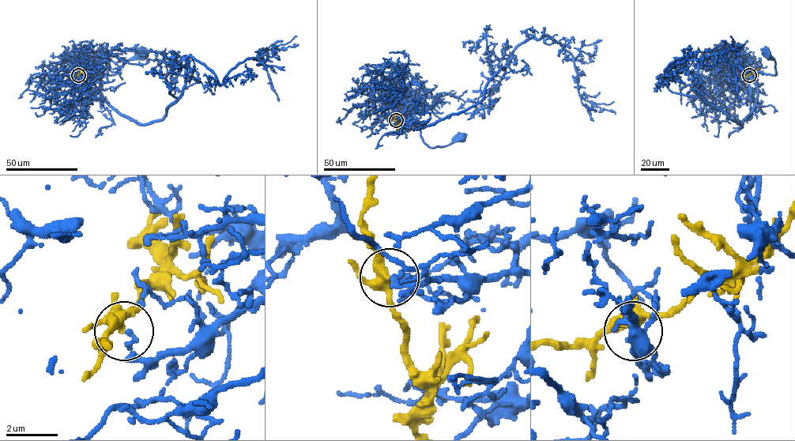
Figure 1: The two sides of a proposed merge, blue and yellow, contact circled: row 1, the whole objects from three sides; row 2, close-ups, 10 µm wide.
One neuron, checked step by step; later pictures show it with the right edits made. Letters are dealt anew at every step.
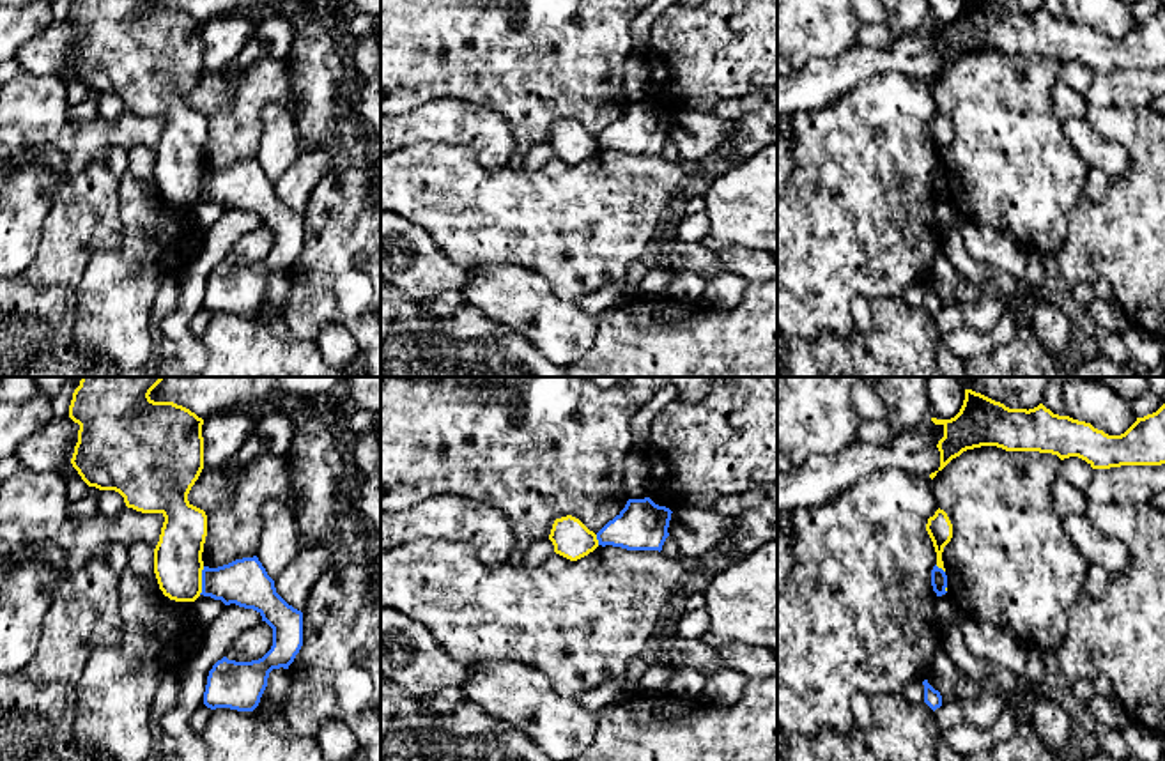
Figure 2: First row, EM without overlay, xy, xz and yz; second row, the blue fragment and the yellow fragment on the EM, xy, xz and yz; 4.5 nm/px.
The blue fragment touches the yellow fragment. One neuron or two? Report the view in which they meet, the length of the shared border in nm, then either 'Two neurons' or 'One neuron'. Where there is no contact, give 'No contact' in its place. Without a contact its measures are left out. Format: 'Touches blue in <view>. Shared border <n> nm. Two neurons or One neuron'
Touches blue in xy. Shared border 130 nm. Two neurons

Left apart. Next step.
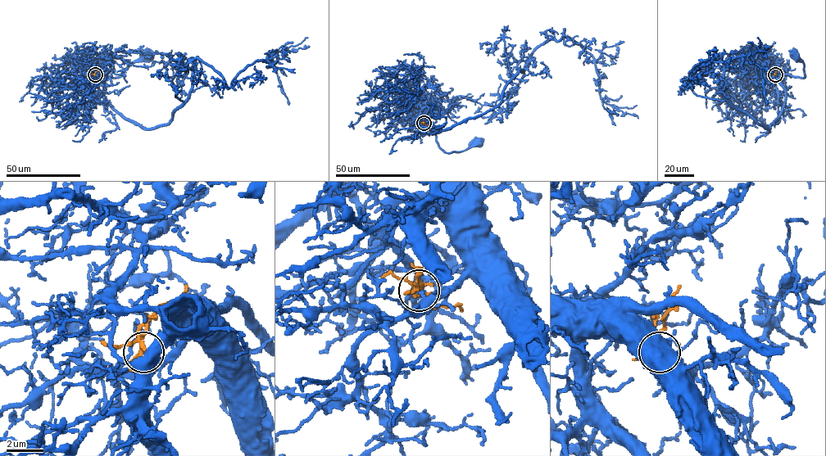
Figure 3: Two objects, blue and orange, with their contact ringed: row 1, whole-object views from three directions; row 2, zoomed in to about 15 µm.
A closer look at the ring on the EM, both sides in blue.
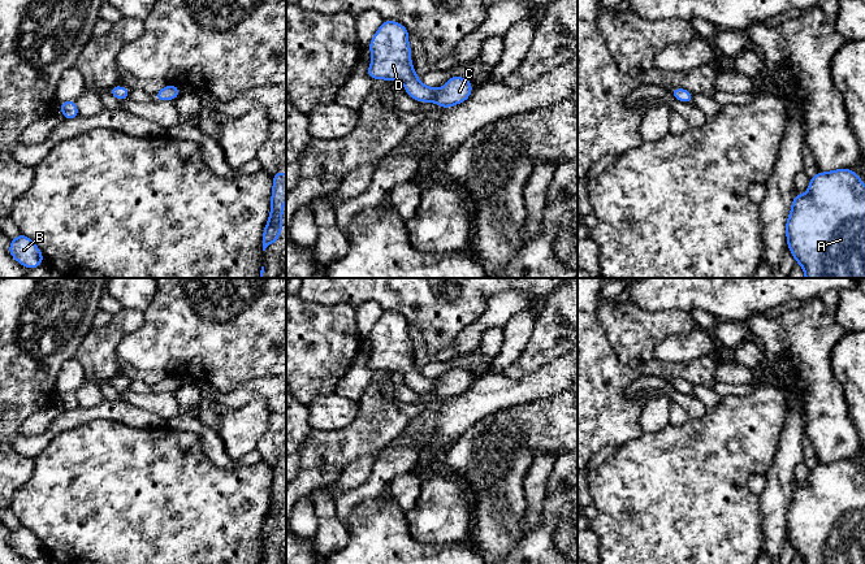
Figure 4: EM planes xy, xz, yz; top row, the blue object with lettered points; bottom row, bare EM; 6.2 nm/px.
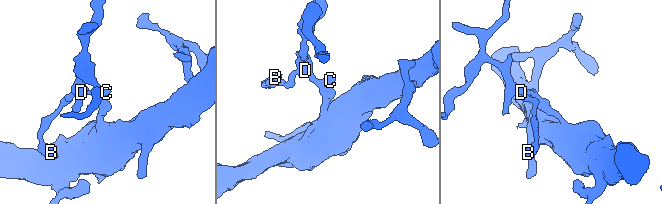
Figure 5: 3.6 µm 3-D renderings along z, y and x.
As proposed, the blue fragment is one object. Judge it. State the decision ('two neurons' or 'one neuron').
one neuron

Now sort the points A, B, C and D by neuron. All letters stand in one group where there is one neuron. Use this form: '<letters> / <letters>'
A B C D

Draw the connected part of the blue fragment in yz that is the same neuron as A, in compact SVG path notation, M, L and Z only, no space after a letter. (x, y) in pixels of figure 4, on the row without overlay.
M838 460L832 463L819 463L809 470L806 486L795 485L791 503L786 515L787 537L796 554L804 559L805 564L865 564L865 476L851 460Z

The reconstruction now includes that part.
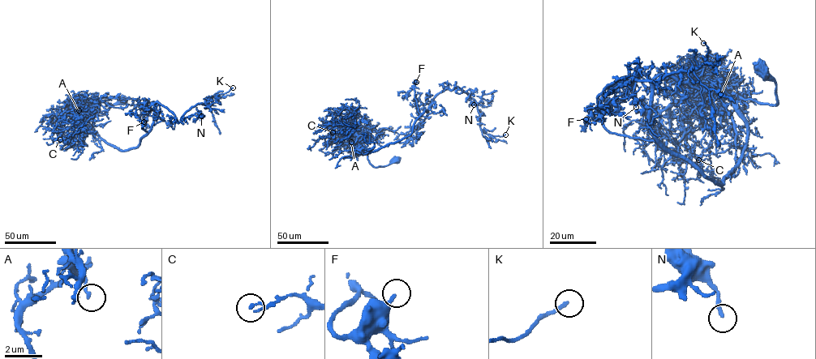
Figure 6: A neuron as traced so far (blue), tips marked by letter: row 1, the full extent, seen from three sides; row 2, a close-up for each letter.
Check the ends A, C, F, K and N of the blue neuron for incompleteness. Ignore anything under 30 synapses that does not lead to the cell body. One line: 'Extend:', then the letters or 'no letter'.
Extend: A, K

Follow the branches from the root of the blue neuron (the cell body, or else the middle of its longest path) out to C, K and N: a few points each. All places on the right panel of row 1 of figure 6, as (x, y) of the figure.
C: (758, 71), (775, 82), (776, 104), (734, 93), (690, 96), (684, 101), (689, 159), (698, 160)
K: (758, 71), (778, 103), (734, 102), (722, 184), (655, 137), (644, 74), (600, 117), (703, 43)
N: (758, 71), (778, 103), (734, 102), (747, 143), (722, 184), (655, 137), (644, 74), (600, 117), (636, 107)

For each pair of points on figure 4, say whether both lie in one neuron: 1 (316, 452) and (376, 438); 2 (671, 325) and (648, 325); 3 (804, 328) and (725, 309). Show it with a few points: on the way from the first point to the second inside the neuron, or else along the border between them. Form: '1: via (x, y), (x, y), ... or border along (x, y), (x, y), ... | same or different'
1: via (331, 451), (362, 438) | same
2: via (666, 325), (653, 325) | same
3: border along (764, 312), (751, 315), (744, 322) | different

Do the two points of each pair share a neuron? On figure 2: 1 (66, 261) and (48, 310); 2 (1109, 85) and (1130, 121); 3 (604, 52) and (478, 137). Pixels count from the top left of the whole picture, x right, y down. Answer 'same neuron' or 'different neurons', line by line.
1: same neuron
2: different neurons
3: different neurons

